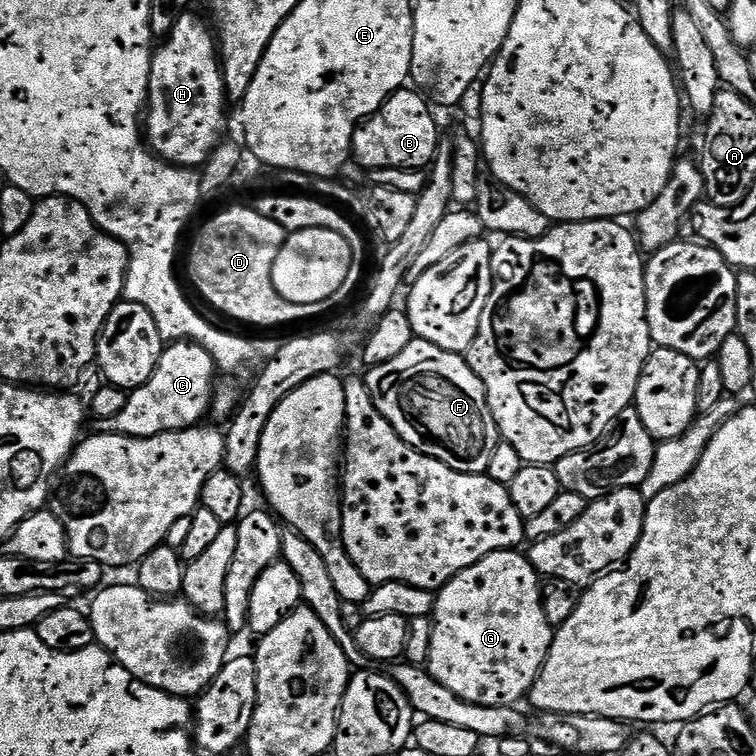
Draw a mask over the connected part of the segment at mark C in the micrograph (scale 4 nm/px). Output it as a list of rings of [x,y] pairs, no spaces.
[[[177,340],[169,343],[160,356],[160,364],[156,372],[140,388],[133,388],[128,392],[128,401],[118,414],[114,414],[110,421],[111,431],[118,436],[137,436],[138,438],[150,438],[163,432],[177,432],[183,428],[194,428],[201,423],[205,415],[209,415],[212,406],[212,397],[215,396],[218,387],[216,380],[218,365],[213,356],[200,344],[193,340]]]

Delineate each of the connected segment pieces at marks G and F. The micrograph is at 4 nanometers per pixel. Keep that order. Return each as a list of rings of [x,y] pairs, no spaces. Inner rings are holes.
[[[520,550],[490,554],[486,558],[482,558],[482,562],[462,570],[462,574],[455,576],[445,588],[441,588],[439,592],[435,593],[435,598],[436,609],[433,610],[430,617],[432,622],[430,654],[428,655],[428,663],[426,665],[429,675],[441,683],[442,686],[460,696],[461,699],[472,704],[480,704],[482,707],[513,707],[519,705],[519,700],[523,696],[525,699],[531,693],[534,682],[538,678],[538,674],[548,657],[548,651],[552,645],[552,637],[554,635],[554,625],[549,622],[544,613],[541,577],[536,573],[531,562],[528,561],[527,555]]]
[[[414,338],[410,346],[406,346],[402,354],[390,358],[390,362],[382,362],[382,366],[367,369],[366,379],[374,406],[411,448],[459,472],[487,473],[490,457],[501,444],[502,437],[494,422],[494,414],[490,414],[484,384],[461,353],[442,350],[434,346],[434,342]]]

